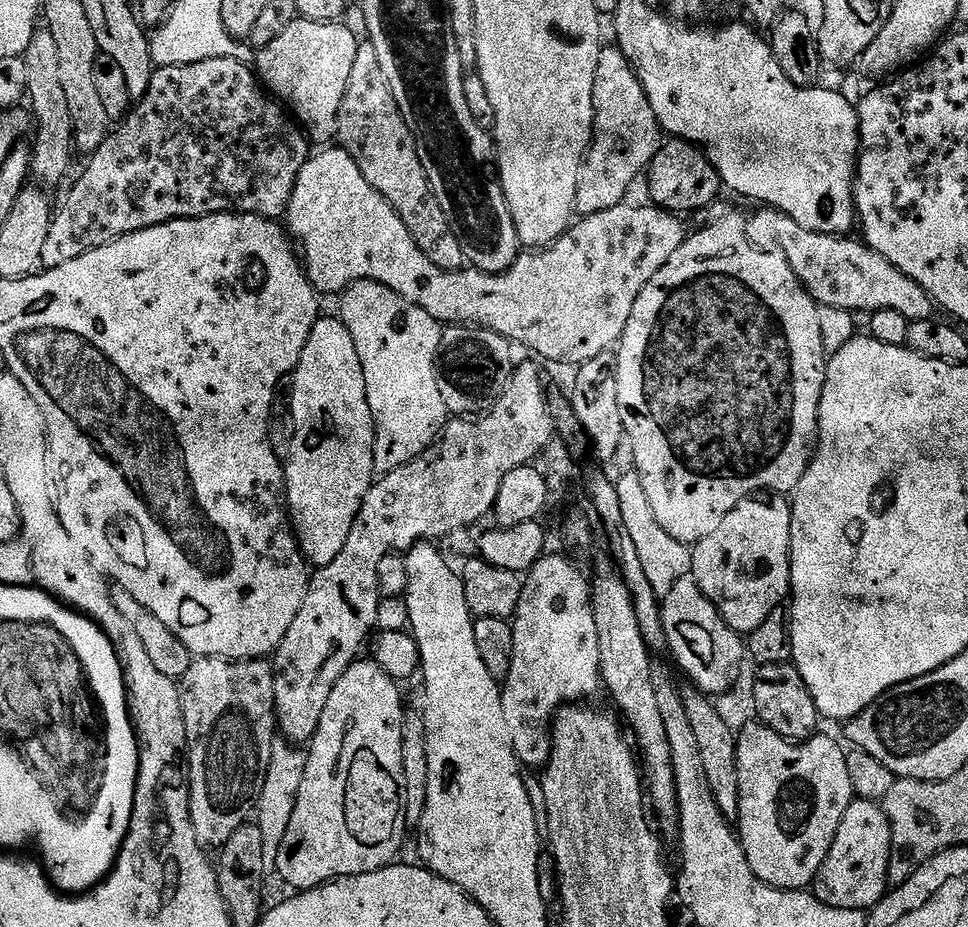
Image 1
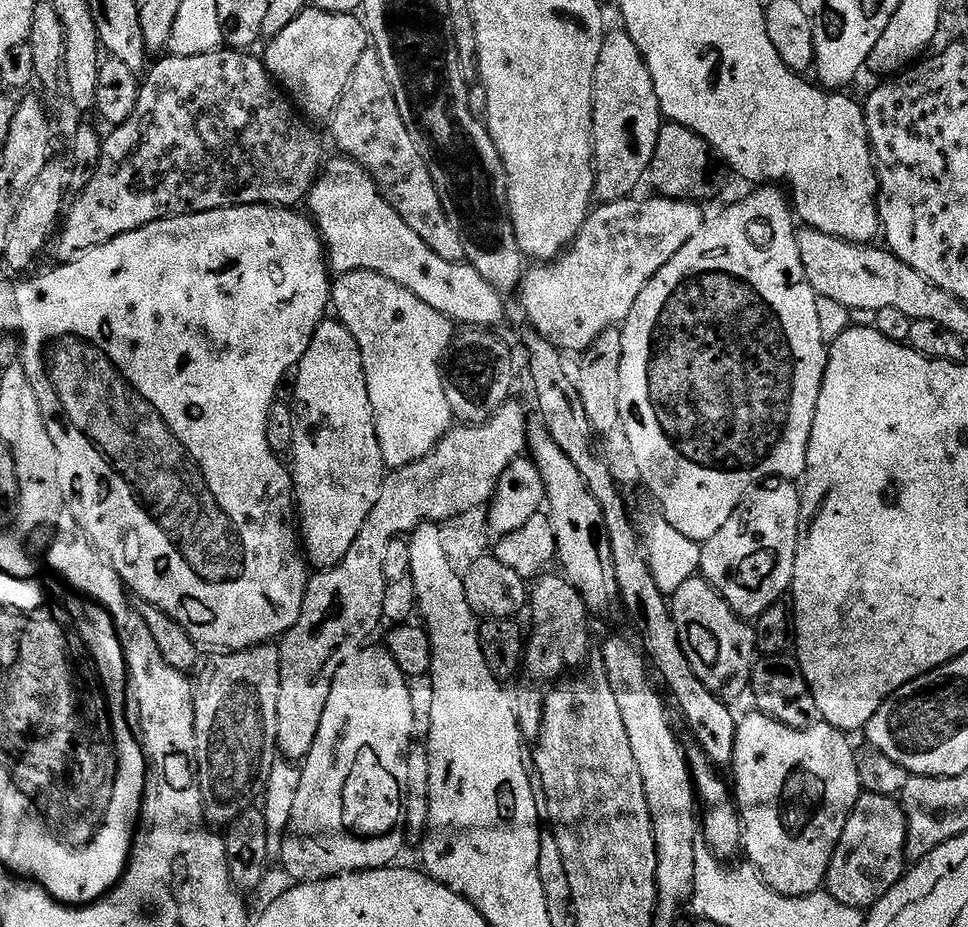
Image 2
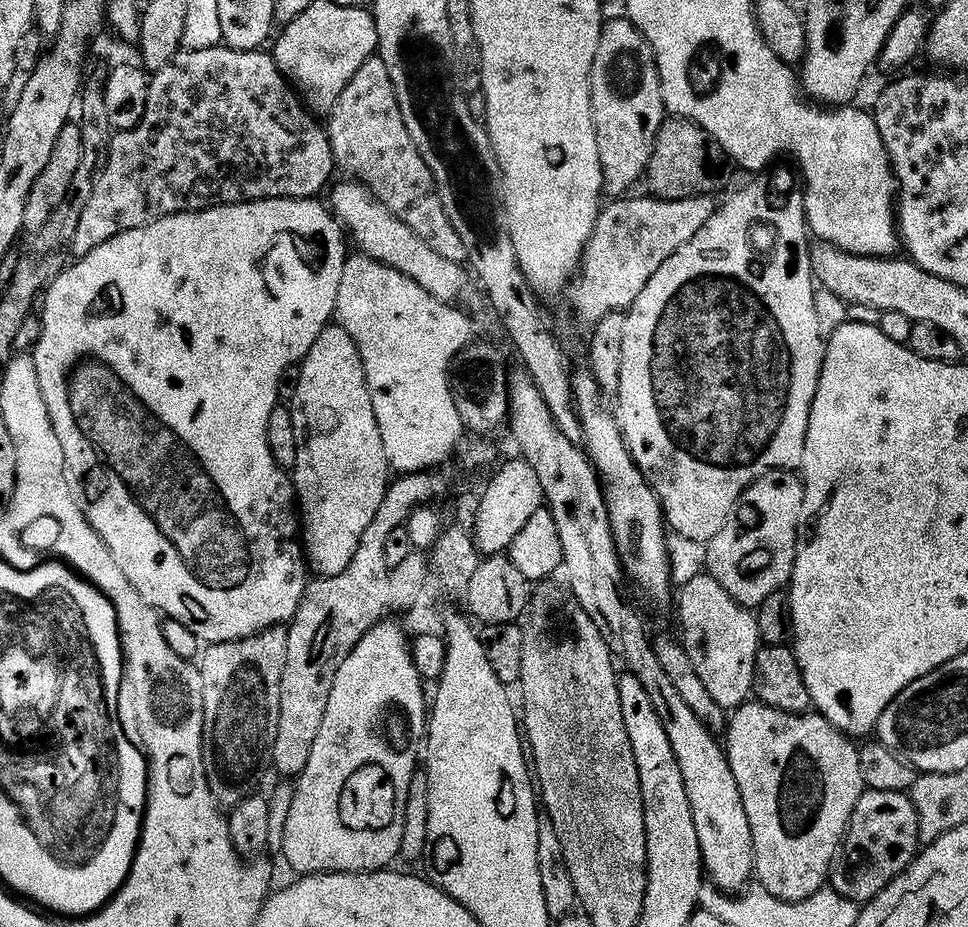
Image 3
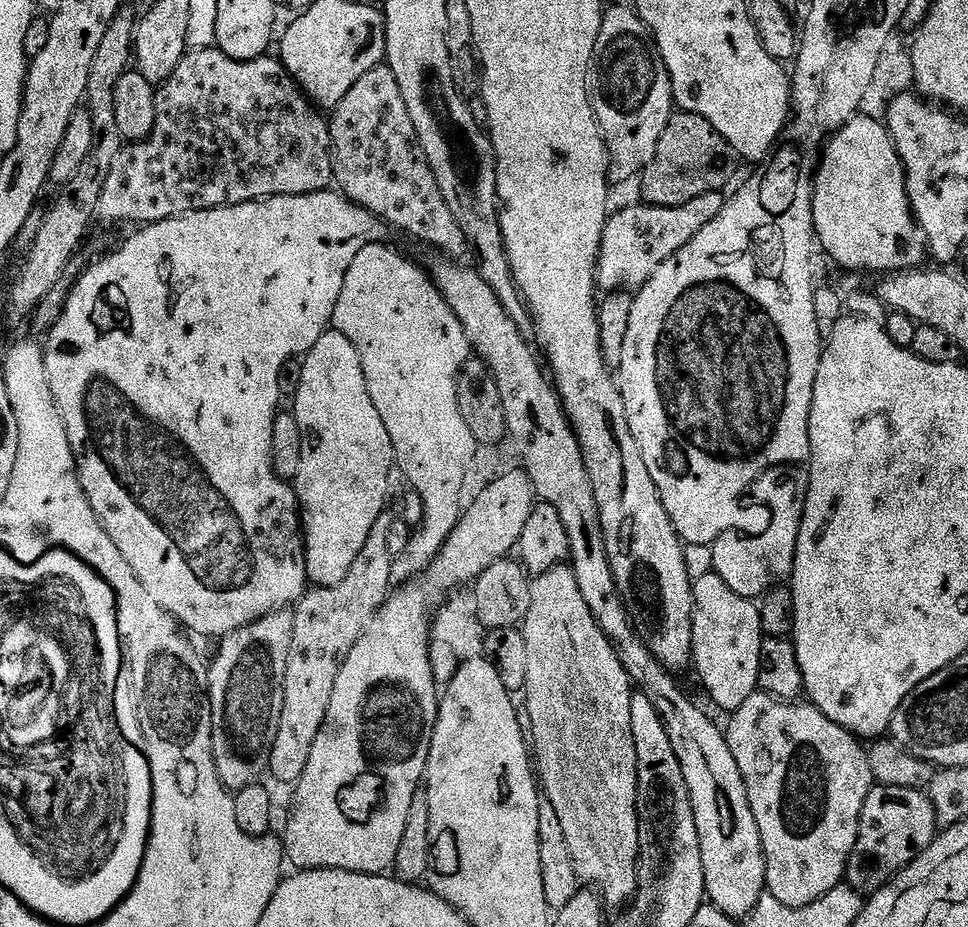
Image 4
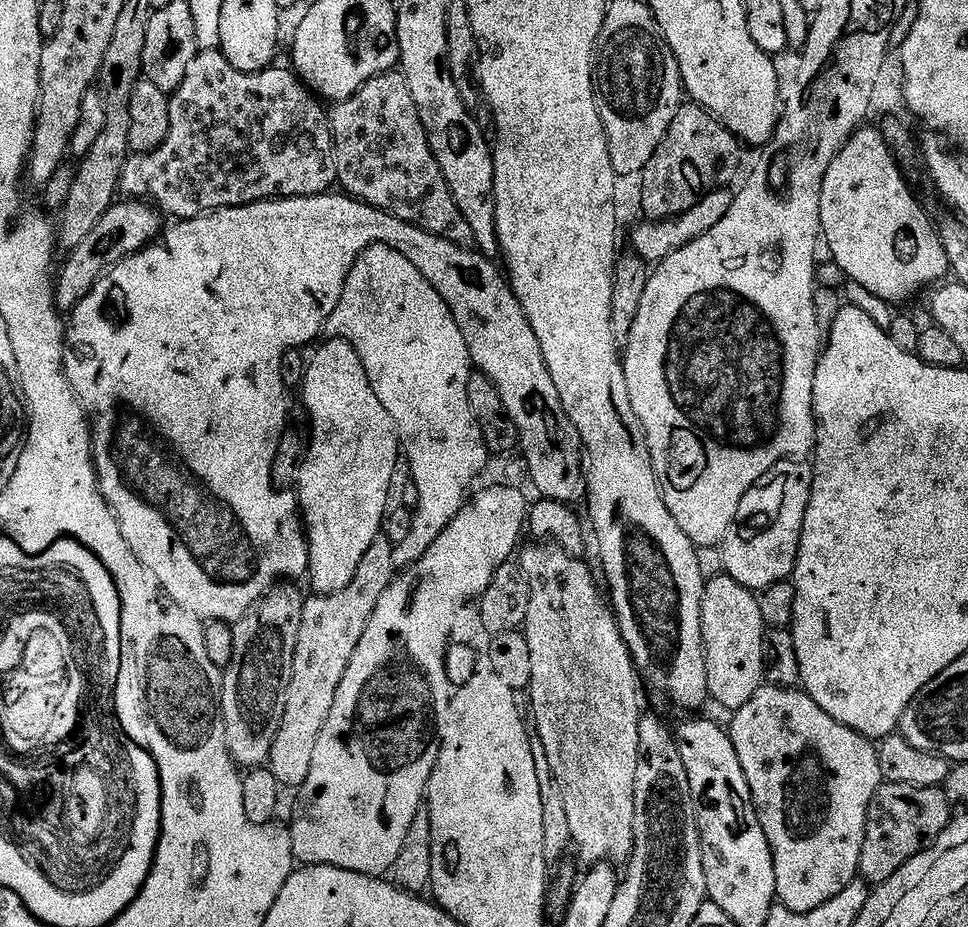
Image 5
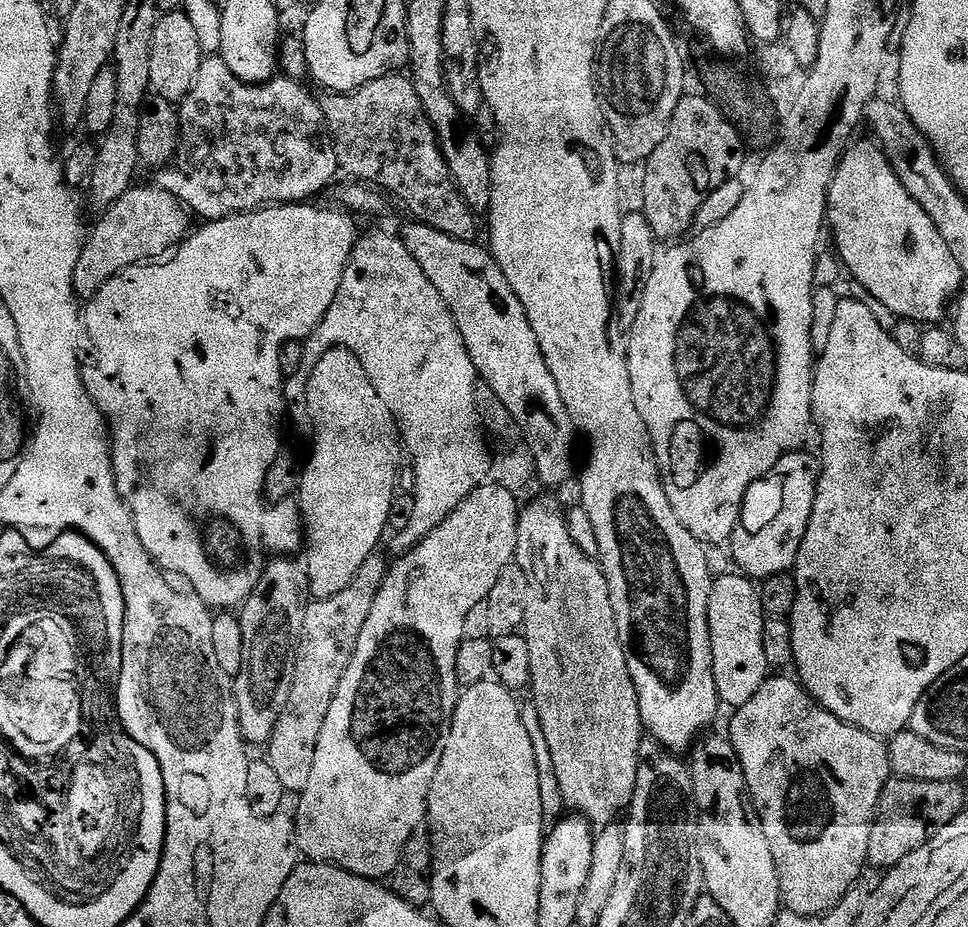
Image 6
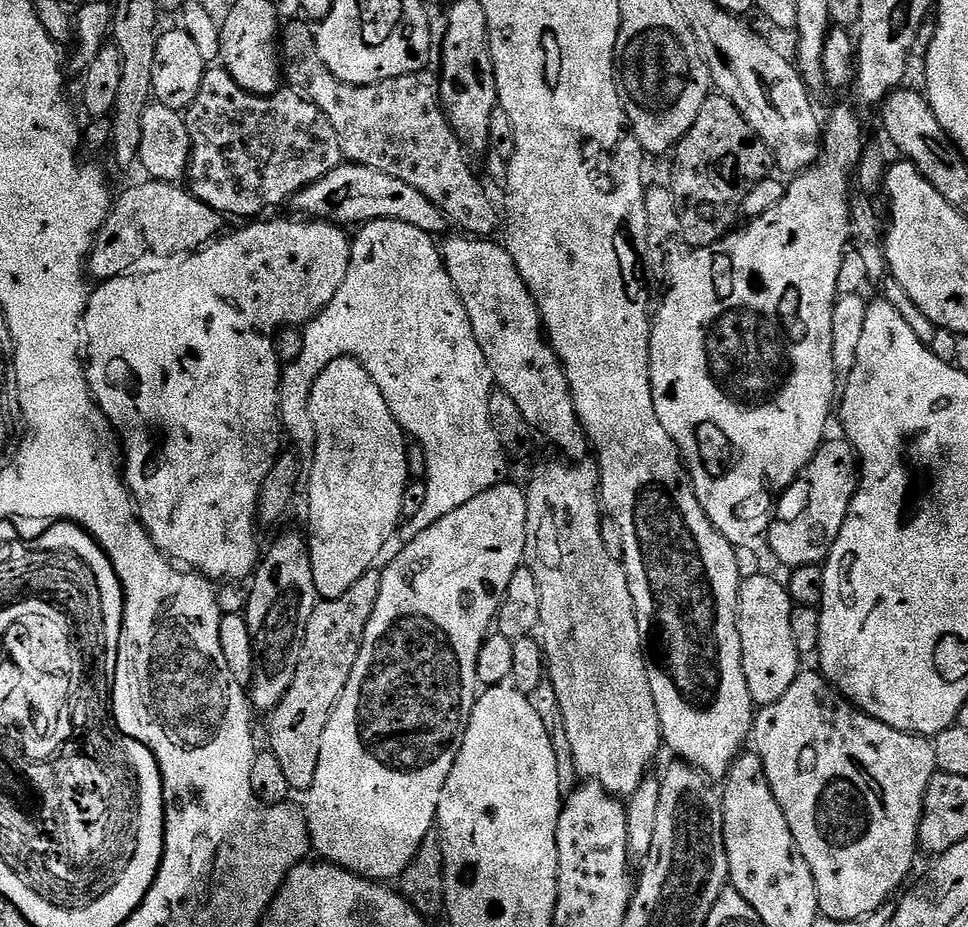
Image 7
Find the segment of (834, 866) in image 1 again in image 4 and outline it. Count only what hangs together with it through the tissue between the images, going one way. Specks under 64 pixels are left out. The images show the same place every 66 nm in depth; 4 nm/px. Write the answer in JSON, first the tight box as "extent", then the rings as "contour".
{"extent":[846,787,936,894],"contour":[[[873,787],[860,815],[860,829],[848,859],[846,883],[861,894],[871,894],[890,883],[936,841],[936,811],[927,791],[919,788]]]}

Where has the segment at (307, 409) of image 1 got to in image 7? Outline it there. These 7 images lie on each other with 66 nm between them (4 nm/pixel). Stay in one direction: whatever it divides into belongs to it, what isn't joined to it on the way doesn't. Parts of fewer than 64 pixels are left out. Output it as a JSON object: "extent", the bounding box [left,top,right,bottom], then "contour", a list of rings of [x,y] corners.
{"extent":[306,356,410,600],"contour":[[[340,356],[320,371],[308,395],[308,419],[316,431],[316,452],[310,458],[312,473],[309,471],[306,476],[306,539],[310,562],[314,566],[316,595],[320,600],[333,600],[342,598],[342,594],[375,565],[372,563],[379,558],[384,543],[394,536],[405,515],[406,493],[410,488],[408,448],[404,445],[406,433],[394,414],[390,414],[390,406],[386,406],[382,390],[374,386],[374,378],[370,378],[364,367],[351,356]]]}

